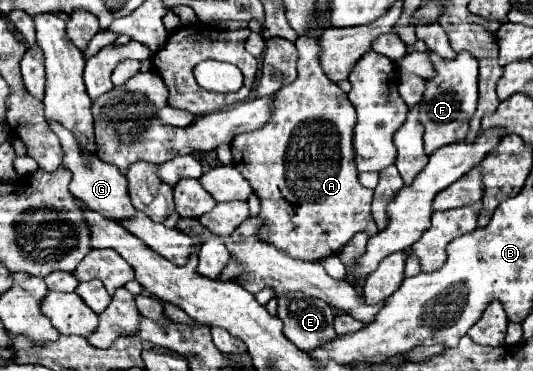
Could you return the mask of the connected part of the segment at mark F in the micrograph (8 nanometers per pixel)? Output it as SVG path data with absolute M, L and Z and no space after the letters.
M428 52L428 58L434 66L434 76L426 80L424 98L418 106L420 124L424 126L424 146L426 154L432 154L440 146L462 140L468 134L470 118L478 106L478 62L472 54L458 52L456 58L446 60L438 54Z

